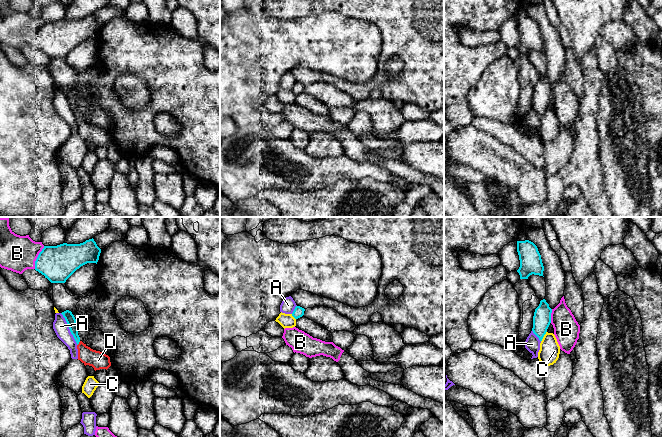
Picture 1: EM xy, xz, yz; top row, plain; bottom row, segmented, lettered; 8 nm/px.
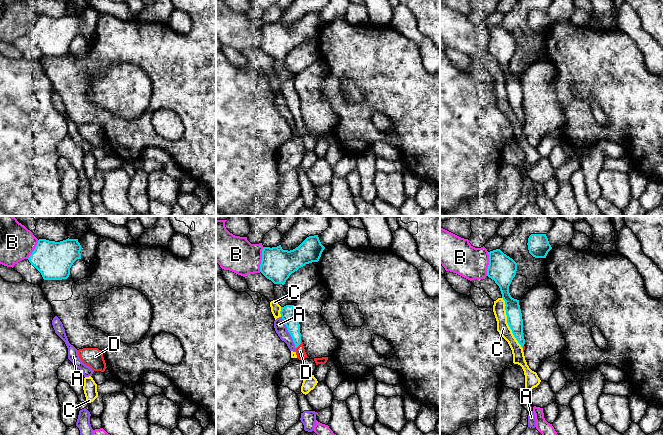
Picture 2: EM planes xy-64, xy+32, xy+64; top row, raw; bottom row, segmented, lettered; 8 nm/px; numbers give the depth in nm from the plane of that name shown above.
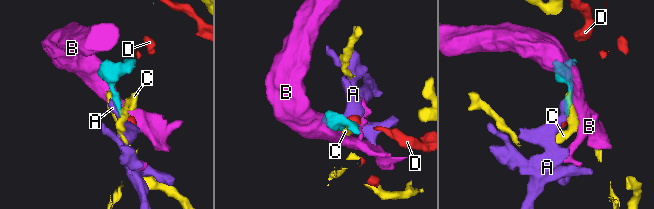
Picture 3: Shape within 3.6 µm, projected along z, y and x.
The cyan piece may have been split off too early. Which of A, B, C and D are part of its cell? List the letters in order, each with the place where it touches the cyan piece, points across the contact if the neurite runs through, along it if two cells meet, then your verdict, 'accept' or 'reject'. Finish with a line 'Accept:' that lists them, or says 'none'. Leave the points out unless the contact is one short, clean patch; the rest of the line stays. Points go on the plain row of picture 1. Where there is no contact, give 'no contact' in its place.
A: contact xy (69, 104); border xy (60, 89), (77, 120); reject
B: contact xy (37, 33); reject
C: contact yz (543, 112); border yz (546, 107), (541, 117); reject
D: contact xy (78, 119); way xy (69, 93), (78, 119), (93, 134), (98, 136); accept
Accept: D

